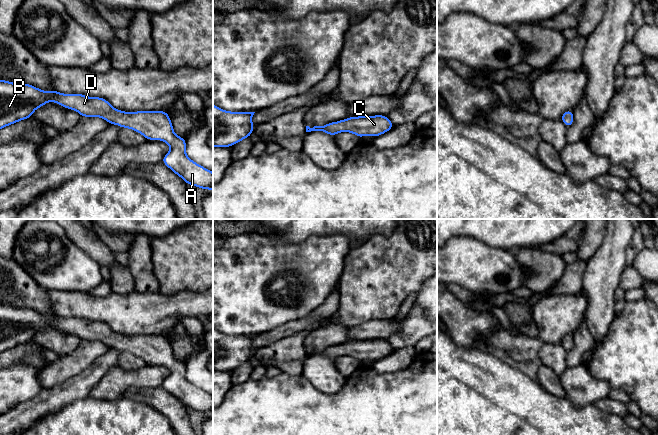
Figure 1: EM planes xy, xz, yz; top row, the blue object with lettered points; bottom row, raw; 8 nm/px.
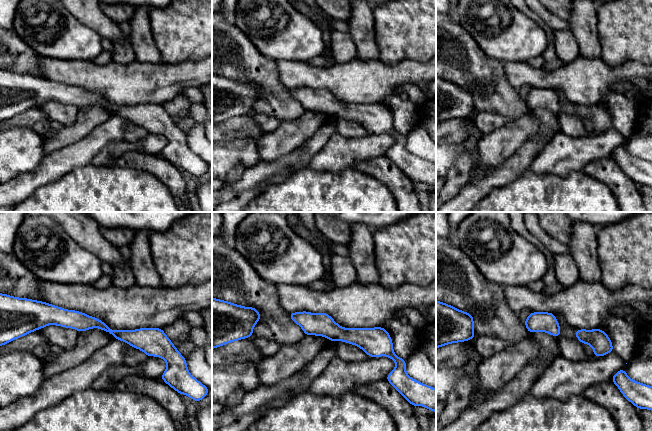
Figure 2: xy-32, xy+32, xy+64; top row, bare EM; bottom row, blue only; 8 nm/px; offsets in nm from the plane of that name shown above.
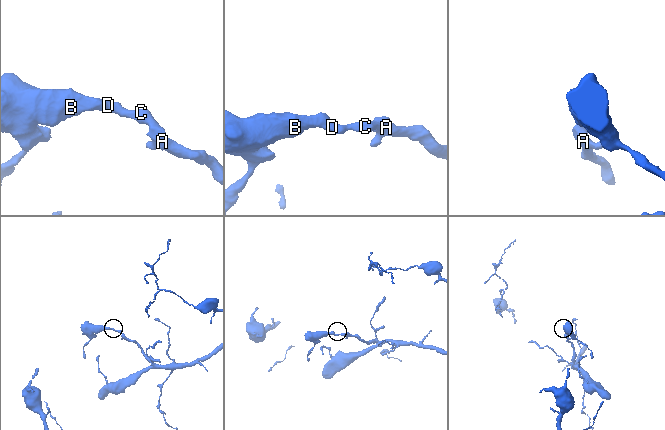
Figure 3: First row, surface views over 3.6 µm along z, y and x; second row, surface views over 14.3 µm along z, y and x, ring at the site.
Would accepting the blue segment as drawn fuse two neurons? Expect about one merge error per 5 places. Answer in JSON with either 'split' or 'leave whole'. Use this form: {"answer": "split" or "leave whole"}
{"answer": "leave whole"}

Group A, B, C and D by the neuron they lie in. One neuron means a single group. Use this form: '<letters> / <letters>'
A B C D

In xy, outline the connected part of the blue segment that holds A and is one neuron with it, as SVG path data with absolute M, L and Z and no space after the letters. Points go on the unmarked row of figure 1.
M0 304L0 353L32 341L36 333L48 326L74 334L82 341L100 341L109 348L132 353L147 364L165 366L170 374L161 385L185 407L213 414L213 396L187 380L186 364L174 357L166 335L120 335L101 321L43 315L31 308Z

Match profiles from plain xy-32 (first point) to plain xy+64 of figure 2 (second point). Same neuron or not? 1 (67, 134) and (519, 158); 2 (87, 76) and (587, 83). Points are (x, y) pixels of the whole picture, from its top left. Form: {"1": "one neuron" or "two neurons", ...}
{"1": "two neurons", "2": "one neuron"}

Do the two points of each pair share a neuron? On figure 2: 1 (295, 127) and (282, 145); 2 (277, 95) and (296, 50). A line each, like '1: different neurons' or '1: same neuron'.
1: same neuron
2: different neurons

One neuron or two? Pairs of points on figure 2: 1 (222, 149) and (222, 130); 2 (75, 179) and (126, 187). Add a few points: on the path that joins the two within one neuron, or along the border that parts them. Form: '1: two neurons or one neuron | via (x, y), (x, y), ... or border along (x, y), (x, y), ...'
1: two neurons | border along (245, 136), (222, 142)
2: one neuron | via (88, 187), (113, 187)

